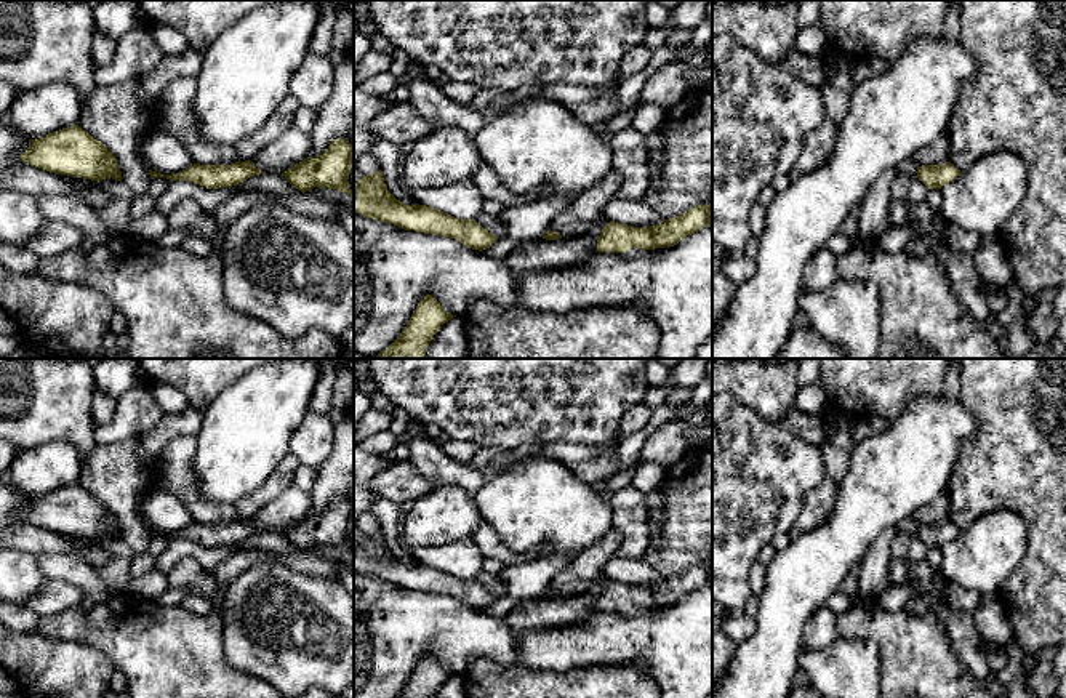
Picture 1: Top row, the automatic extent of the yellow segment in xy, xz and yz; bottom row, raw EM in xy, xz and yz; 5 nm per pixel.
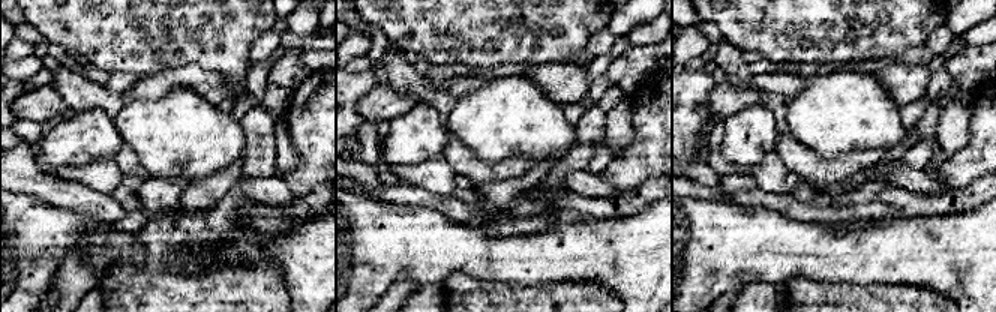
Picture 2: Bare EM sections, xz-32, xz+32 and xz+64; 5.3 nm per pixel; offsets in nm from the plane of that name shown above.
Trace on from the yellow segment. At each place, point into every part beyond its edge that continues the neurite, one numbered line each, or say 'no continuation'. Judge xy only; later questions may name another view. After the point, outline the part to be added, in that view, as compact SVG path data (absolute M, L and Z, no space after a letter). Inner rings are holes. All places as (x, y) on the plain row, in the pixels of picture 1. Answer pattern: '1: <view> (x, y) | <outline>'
no continuation

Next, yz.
no continuation

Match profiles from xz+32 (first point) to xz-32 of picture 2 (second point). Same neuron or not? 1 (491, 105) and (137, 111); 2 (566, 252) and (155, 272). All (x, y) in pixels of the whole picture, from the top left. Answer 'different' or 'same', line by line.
1: same
2: different

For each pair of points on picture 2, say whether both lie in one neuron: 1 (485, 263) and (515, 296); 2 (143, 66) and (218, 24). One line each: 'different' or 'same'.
1: different
2: same

